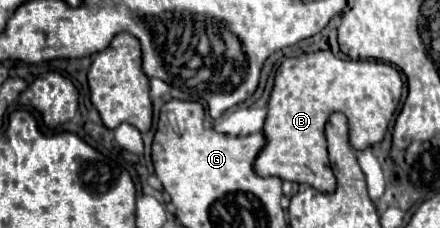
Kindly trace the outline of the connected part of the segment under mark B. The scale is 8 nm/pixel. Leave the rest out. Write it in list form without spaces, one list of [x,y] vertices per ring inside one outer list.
[[[316,51],[304,53],[300,57],[288,57],[280,63],[274,75],[274,87],[268,99],[268,117],[264,123],[264,137],[266,145],[260,149],[258,157],[254,159],[254,171],[260,177],[280,177],[284,181],[306,183],[316,191],[332,193],[336,189],[336,181],[328,163],[326,151],[326,137],[324,137],[324,123],[330,113],[342,111],[350,123],[349,141],[354,149],[368,149],[370,145],[384,139],[388,123],[400,103],[402,95],[402,79],[394,65],[382,61],[352,61],[340,59],[332,55],[332,51]]]

